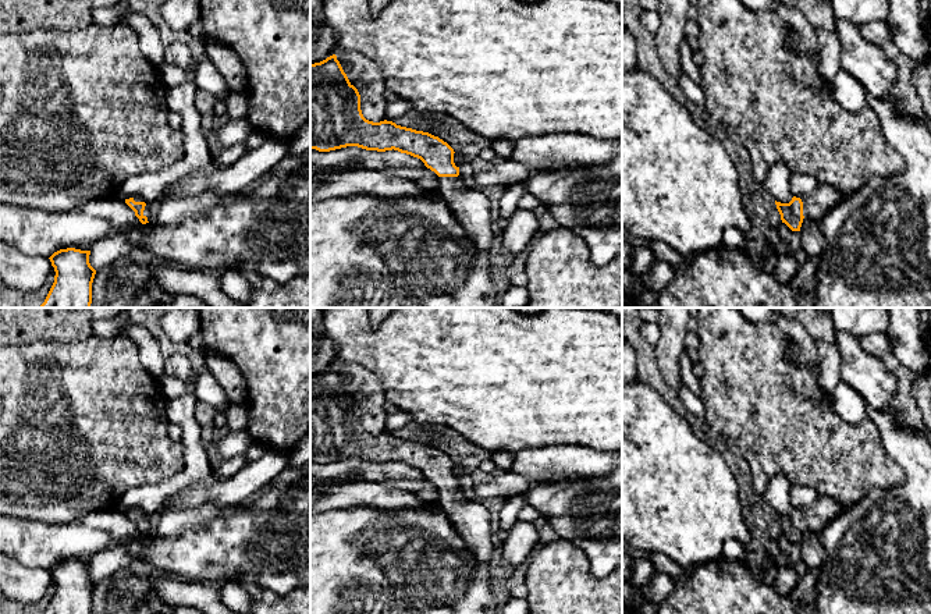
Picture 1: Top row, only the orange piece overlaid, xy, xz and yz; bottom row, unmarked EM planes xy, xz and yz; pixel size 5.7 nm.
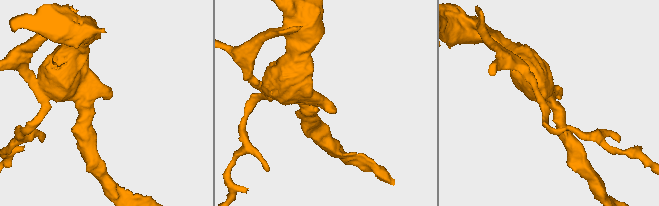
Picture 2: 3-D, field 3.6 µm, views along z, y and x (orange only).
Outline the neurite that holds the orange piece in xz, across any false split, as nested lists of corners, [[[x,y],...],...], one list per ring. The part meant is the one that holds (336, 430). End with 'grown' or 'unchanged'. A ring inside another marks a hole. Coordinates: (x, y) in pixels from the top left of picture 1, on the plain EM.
[[[333,366],[310,376],[310,461],[330,464],[347,458],[377,464],[394,461],[420,471],[440,489],[436,504],[452,521],[473,557],[490,564],[497,557],[490,512],[480,500],[462,493],[454,461],[429,444],[387,432],[366,432],[358,401]]] | grown

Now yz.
[[[820,496],[817,503],[803,511],[793,508],[789,515],[775,512],[777,521],[792,543],[800,543],[804,530],[818,535],[822,529],[850,505],[831,497]]] | grown

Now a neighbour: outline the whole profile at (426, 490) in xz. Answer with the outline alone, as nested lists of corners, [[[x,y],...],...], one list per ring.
[[[427,479],[422,480],[398,480],[388,485],[390,487],[398,489],[401,491],[415,493],[420,500],[429,504],[436,504],[438,498],[440,489]]]

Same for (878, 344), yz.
[[[886,331],[867,334],[857,340],[866,352],[881,359],[884,359],[885,355],[889,355],[893,351],[892,341]]]

